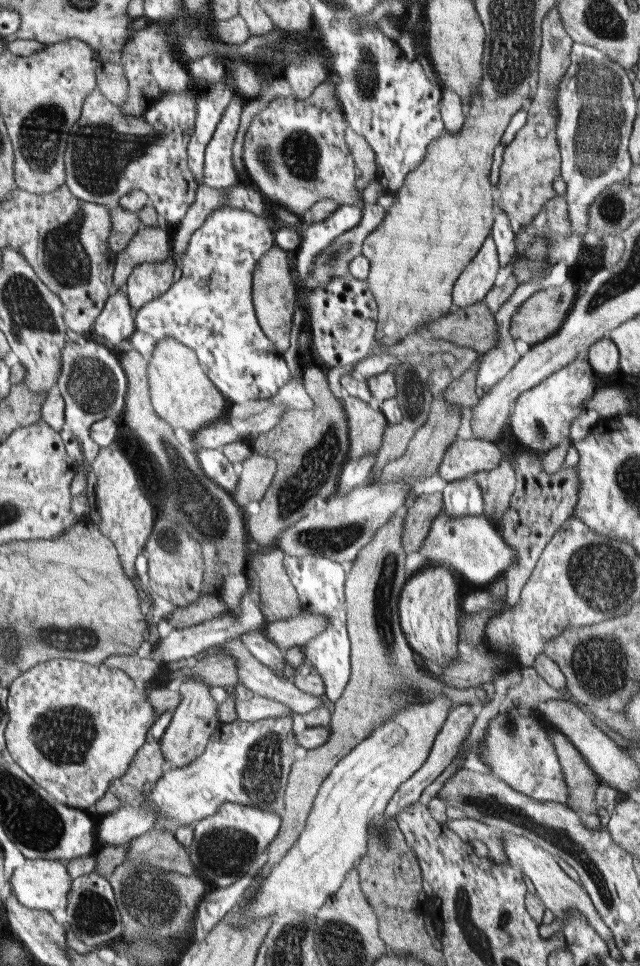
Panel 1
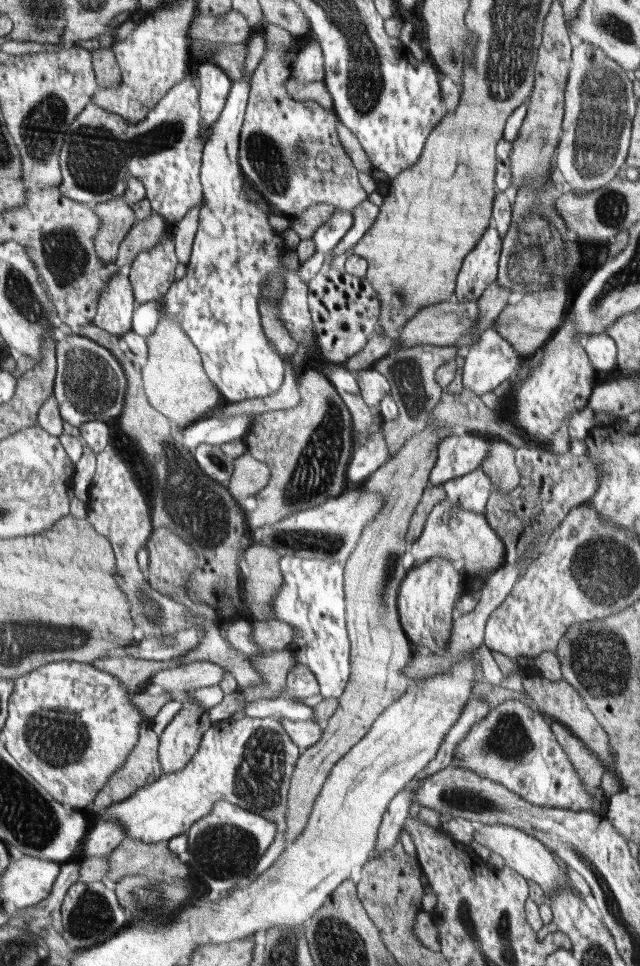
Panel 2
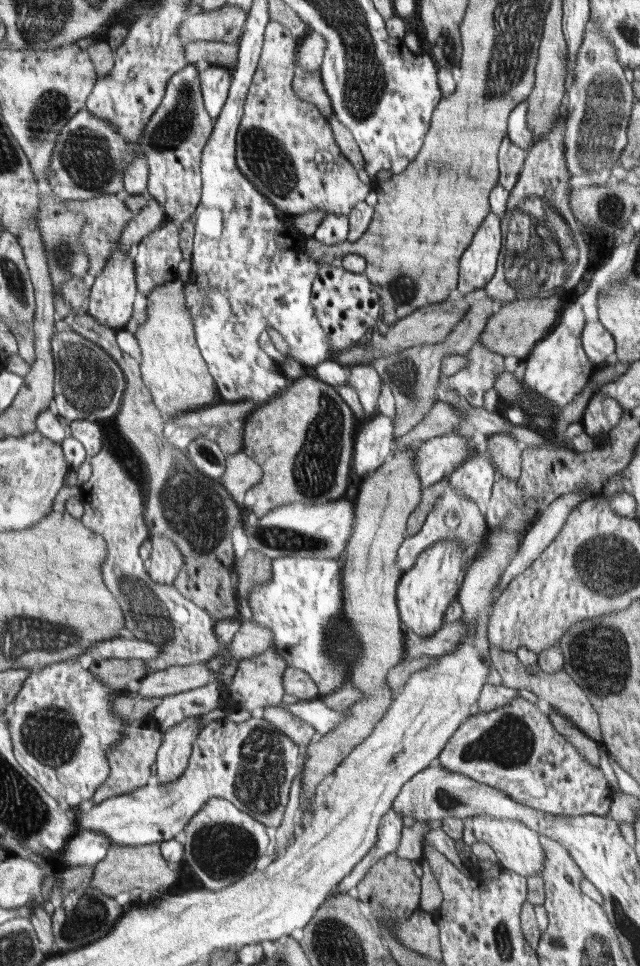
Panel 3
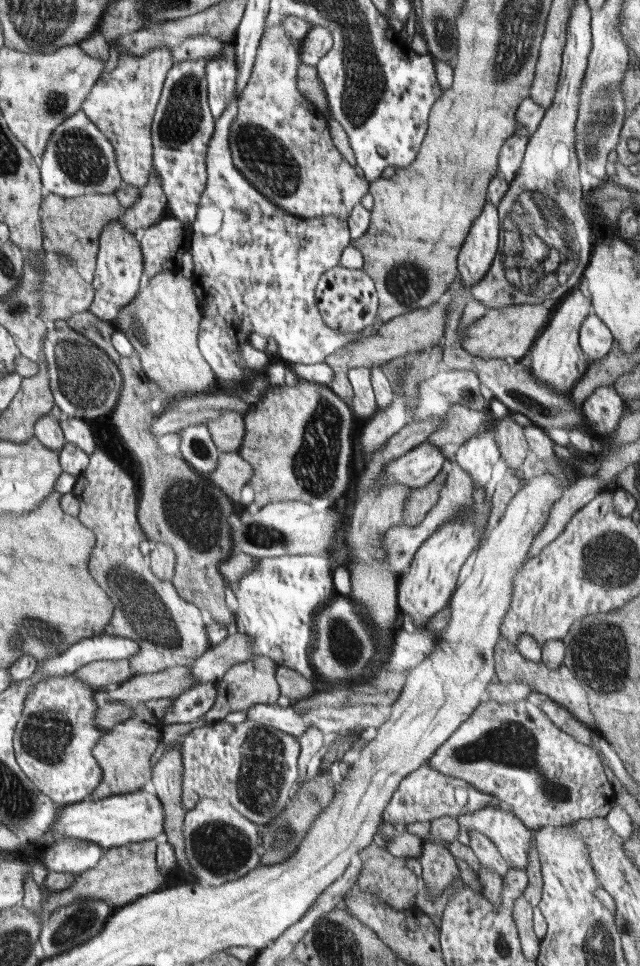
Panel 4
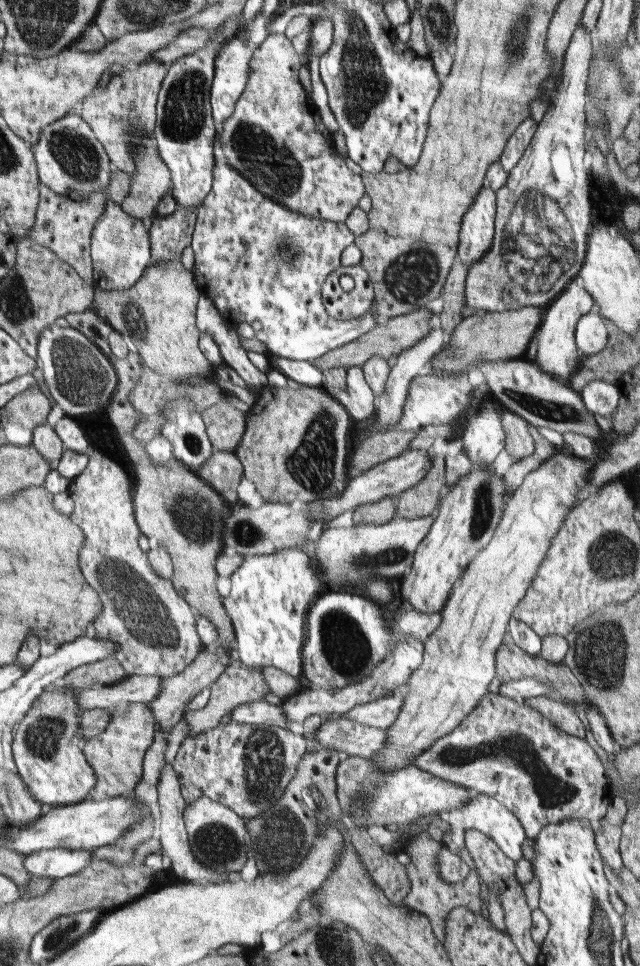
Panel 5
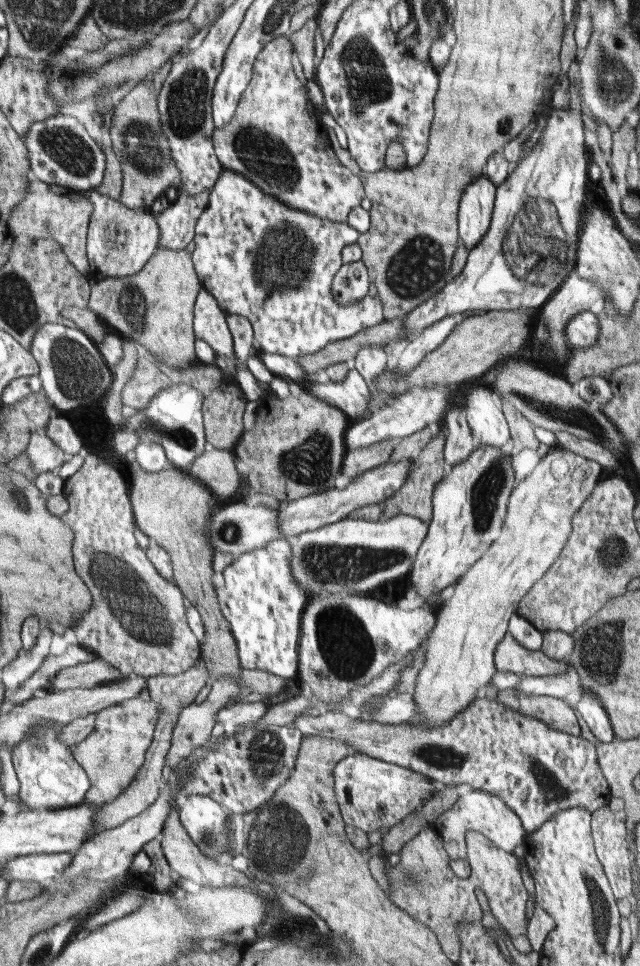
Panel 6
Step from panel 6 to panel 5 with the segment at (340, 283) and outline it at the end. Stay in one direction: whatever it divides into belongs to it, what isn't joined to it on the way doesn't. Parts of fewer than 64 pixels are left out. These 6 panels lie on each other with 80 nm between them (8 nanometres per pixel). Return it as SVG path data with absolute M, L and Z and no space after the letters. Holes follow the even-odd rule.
M341 264L325 278L322 294L328 314L332 318L347 321L361 317L372 306L375 290L374 283L361 264L354 266ZM343 274L354 279L355 285L348 292L340 287L339 278Z

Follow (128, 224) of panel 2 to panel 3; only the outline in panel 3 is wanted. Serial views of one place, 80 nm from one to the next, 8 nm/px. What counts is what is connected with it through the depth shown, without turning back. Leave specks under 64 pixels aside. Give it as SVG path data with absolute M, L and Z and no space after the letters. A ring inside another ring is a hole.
M116 193L89 198L88 200L63 200L63 204L69 210L81 212L87 218L80 231L79 240L81 240L84 250L87 250L89 256L88 274L96 276L104 268L111 252L116 248L116 242L121 238L124 225L134 213L125 205L122 194Z

